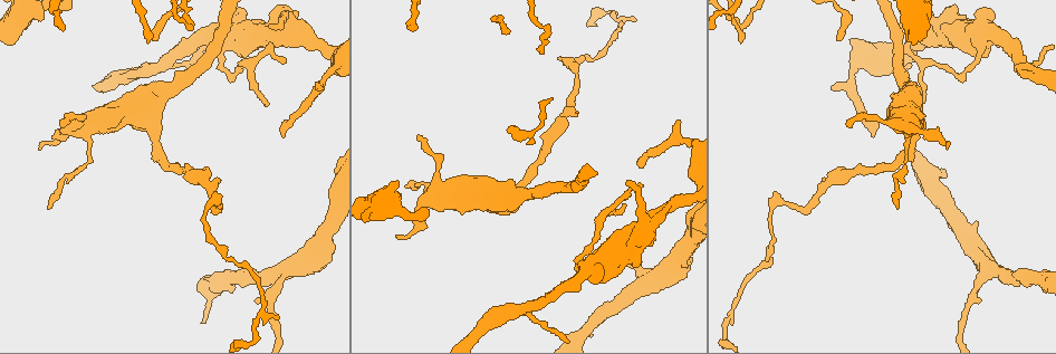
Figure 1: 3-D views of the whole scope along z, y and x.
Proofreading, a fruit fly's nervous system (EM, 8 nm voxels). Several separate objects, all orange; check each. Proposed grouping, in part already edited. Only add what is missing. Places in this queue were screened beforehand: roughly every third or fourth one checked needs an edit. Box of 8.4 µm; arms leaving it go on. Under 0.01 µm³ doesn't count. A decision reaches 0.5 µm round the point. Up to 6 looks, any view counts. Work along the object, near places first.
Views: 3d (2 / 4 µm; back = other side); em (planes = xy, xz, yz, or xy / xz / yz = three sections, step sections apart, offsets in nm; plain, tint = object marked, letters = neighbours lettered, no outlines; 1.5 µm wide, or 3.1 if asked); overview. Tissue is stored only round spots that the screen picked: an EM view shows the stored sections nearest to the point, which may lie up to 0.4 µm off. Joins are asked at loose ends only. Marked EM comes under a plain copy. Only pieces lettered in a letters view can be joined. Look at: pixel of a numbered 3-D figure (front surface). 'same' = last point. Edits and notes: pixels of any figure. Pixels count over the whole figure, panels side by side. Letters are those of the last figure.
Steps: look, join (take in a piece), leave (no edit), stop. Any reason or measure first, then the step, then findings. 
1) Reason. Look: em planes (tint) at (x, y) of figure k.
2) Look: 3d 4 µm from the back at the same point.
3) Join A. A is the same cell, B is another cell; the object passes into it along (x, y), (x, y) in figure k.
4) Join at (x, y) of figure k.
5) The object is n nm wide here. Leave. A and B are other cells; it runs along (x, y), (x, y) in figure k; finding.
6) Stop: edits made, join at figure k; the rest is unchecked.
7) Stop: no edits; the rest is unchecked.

Branch stops here. Look: em yz step 4 (tint) at (268, 25) of figure 1.

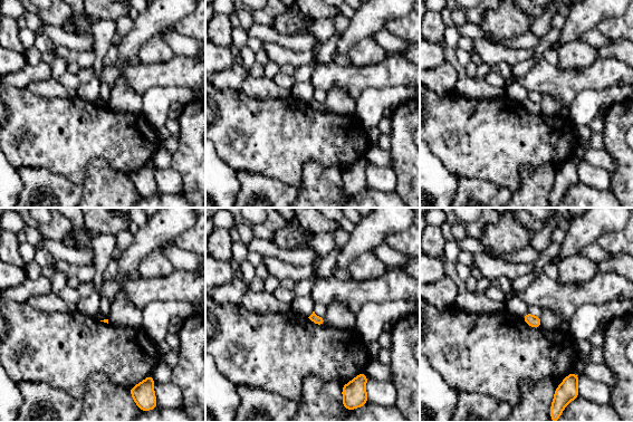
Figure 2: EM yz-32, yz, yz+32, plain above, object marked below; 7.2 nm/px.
Another direction. Look: em planes (letters) at the same point.

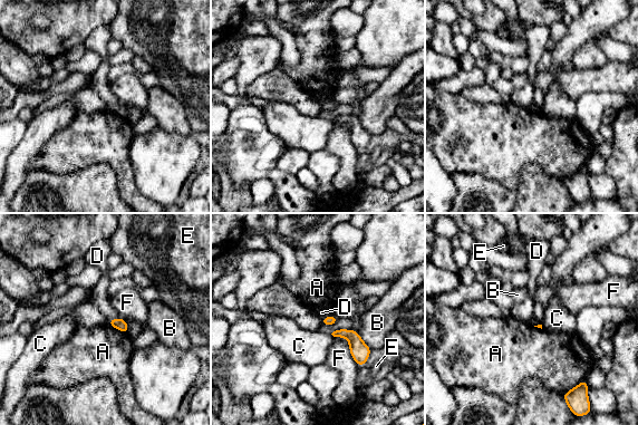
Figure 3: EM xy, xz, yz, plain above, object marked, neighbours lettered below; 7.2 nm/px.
Leave. A, B, C, D, E and F are other cells; none of them fits.

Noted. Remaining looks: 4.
Tapers out. Look: 3d 4 µm at (948, 149) of figure 1.

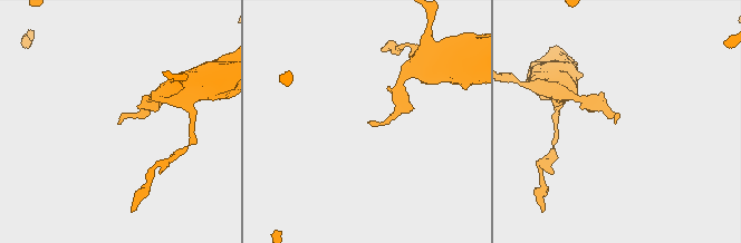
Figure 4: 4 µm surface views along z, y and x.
Look: em xz step 8 (tint) at (615, 121) of figure 4.

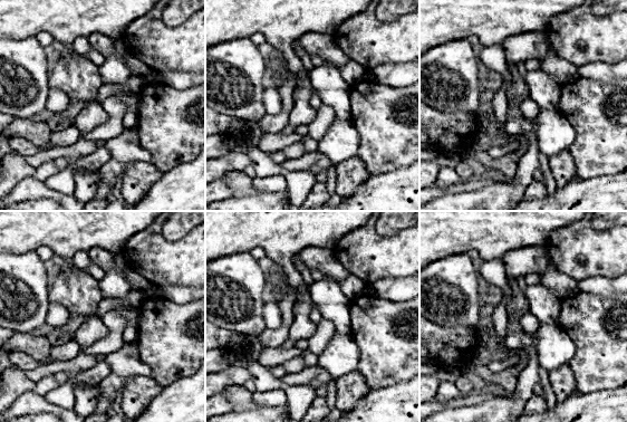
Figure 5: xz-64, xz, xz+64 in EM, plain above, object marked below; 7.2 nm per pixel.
Look: em planes (letters) at the same point.

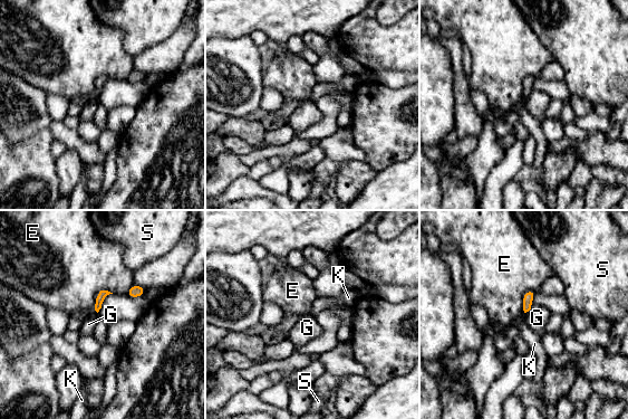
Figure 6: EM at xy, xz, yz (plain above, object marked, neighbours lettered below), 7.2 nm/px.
Leave. E, G, K and S are other cells; a border runs along (532, 306), (525, 313) in figure 6; no lettered piece goes on from it.

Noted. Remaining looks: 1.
Stop: no edits; the rest is unchecked.

